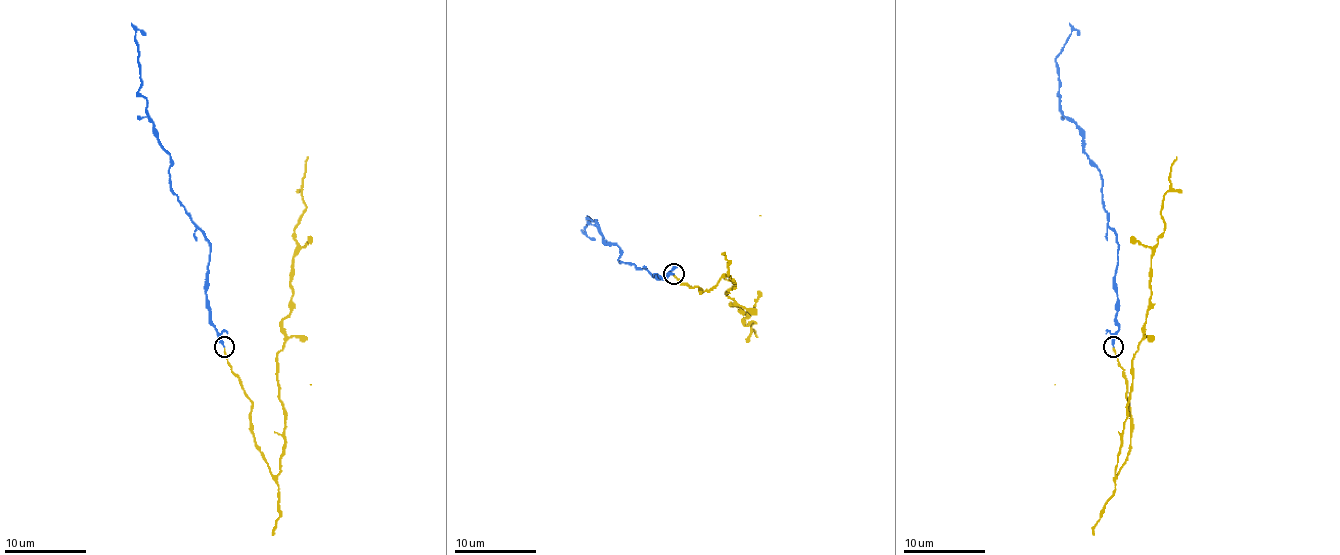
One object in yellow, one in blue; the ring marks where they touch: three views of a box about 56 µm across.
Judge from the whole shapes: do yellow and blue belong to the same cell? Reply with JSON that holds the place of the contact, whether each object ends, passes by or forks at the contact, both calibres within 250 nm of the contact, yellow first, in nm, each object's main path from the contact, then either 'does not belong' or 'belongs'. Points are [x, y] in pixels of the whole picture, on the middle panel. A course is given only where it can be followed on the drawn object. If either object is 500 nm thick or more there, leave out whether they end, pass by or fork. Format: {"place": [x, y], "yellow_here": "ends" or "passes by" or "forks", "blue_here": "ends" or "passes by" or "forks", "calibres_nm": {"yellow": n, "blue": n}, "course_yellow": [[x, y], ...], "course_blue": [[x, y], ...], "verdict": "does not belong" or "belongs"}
{"place": [674, 273], "yellow_here": "ends", "blue_here": "ends", "calibres_nm": {"yellow": 130, "blue": 240}, "course_yellow": [[674, 274], [701, 292], [725, 276], [733, 282], [731, 307], [746, 315], [744, 325], [754, 321], [758, 337]], "course_blue": [[674, 274], [656, 278], [619, 262], [619, 247], [607, 243], [588, 217], [584, 231], [594, 239]], "verdict": "does not belong"}

